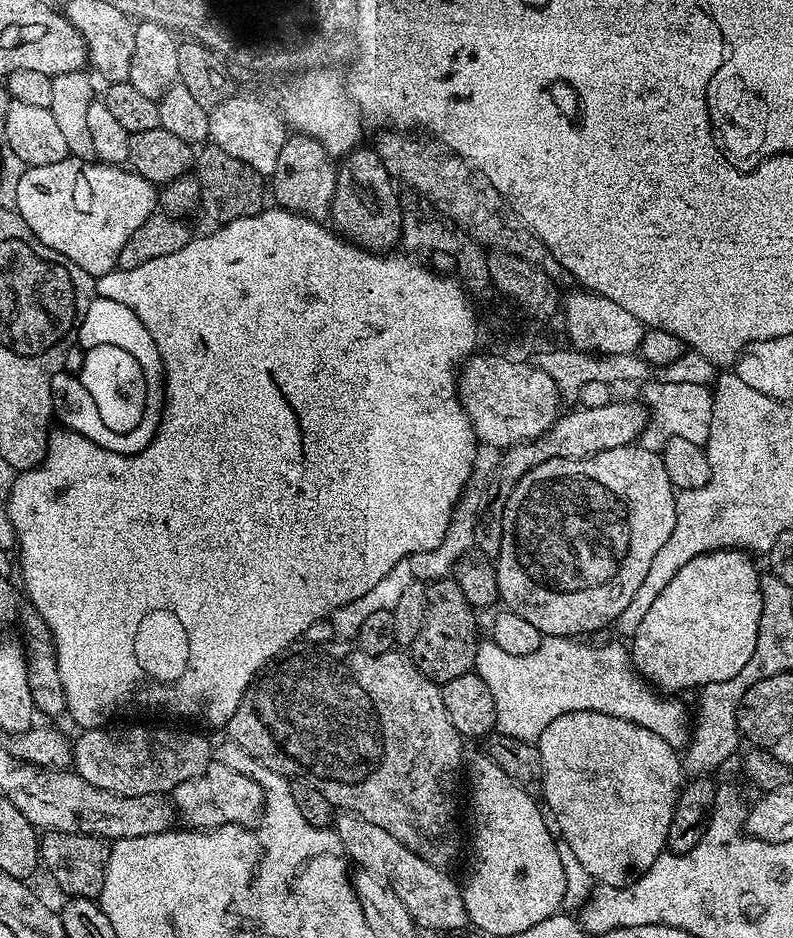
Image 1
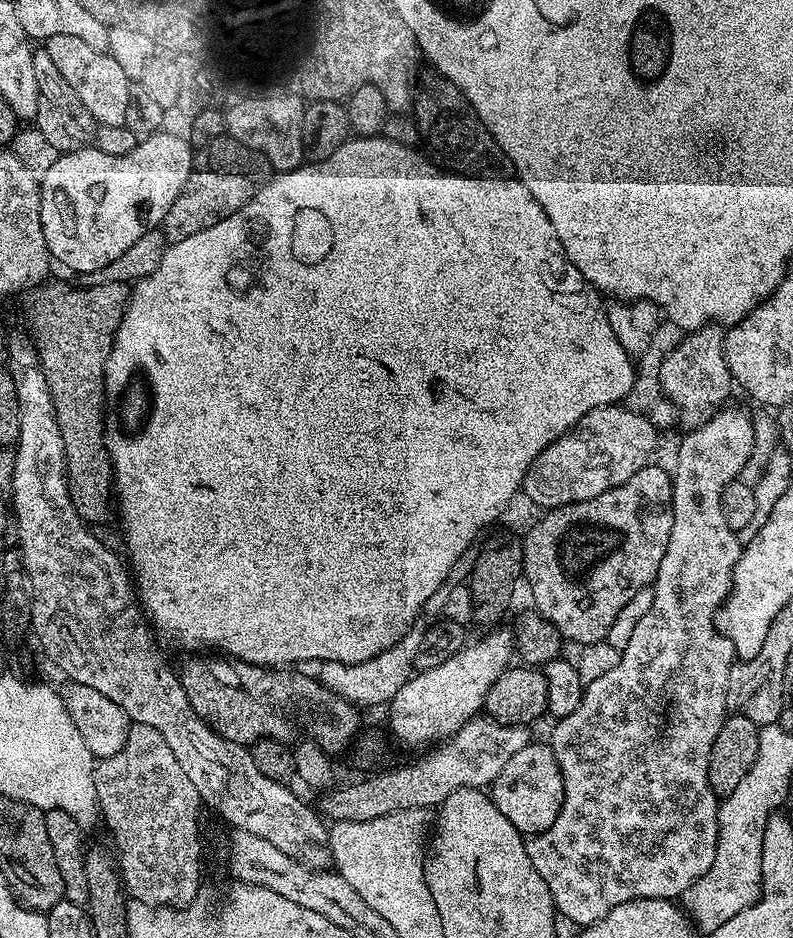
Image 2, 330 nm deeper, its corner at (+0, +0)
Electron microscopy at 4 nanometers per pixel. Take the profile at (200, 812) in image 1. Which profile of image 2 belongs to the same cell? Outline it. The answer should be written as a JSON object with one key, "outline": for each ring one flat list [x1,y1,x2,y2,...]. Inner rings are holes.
{"outline":[[486,714,478,715,465,722,447,742,427,751,430,753,413,764,404,764,389,772,377,771,365,775,368,777,357,784,348,784,345,788,336,786,325,791,318,803,319,811,332,822,366,822,395,812,435,809,446,798,450,798,454,790,484,790,492,785,498,774,502,774,506,762,510,762,518,750,530,743,528,732,529,729,523,724,500,724]]}

